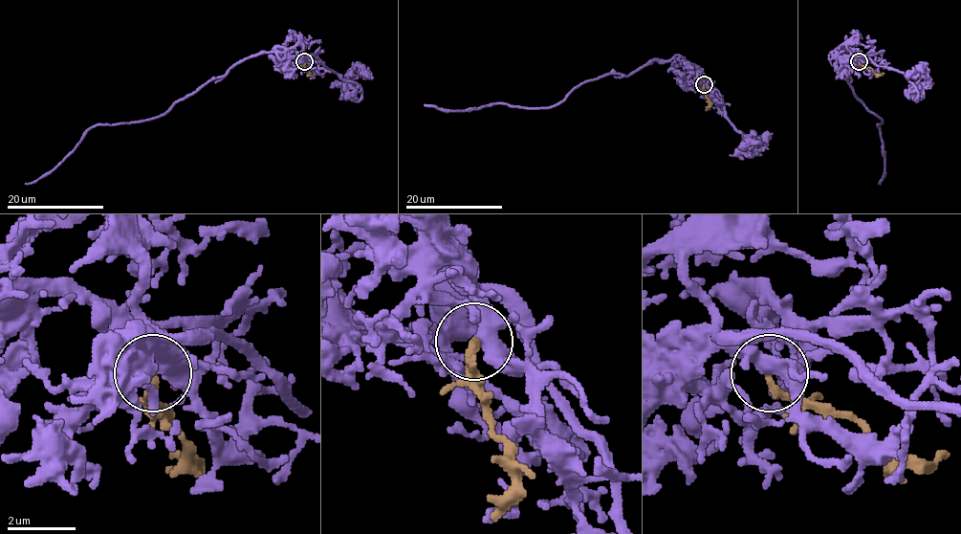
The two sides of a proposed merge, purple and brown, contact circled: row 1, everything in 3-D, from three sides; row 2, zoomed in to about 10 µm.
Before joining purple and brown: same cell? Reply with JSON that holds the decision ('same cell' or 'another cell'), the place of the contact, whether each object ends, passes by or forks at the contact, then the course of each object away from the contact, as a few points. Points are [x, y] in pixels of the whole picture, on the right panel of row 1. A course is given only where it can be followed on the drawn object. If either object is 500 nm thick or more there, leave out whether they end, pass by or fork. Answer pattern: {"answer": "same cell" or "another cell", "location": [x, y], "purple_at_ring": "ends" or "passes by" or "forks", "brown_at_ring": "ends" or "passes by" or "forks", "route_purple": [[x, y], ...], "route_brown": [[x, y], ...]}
{"answer": "same cell", "location": [859, 61], "purple_at_ring": "forks", "brown_at_ring": "ends", "route_purple": [[859, 61], [832, 52], [849, 70], [854, 94], [882, 122], [877, 125], [884, 175], [878, 184]], "route_brown": [[859, 61], [877, 74], [884, 72]]}

